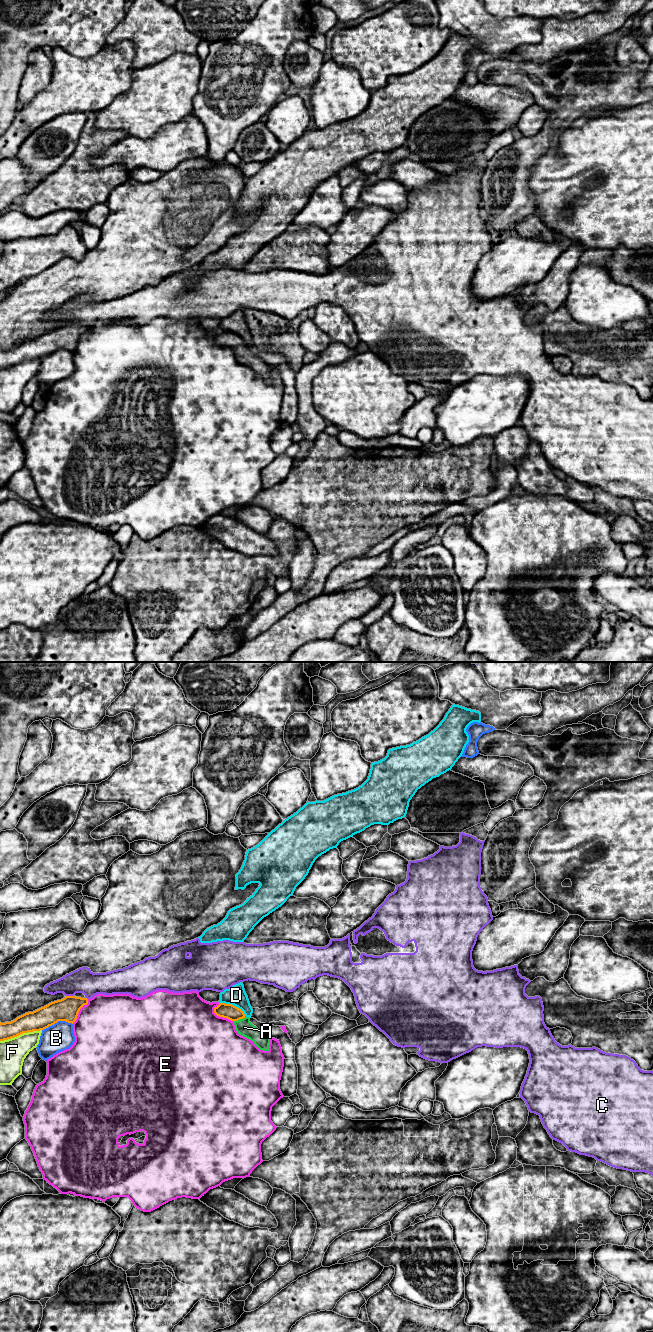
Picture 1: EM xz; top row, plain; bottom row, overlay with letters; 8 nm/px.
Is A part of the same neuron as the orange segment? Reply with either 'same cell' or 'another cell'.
same cell

